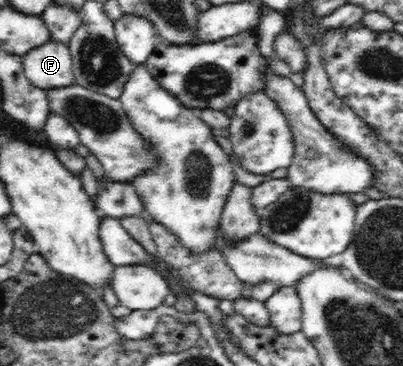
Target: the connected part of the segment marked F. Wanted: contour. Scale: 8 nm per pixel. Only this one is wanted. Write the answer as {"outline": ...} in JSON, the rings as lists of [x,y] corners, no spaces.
{"outline":[[[50,40],[22,56],[26,78],[35,87],[60,88],[74,84],[74,70],[68,44]]]}

